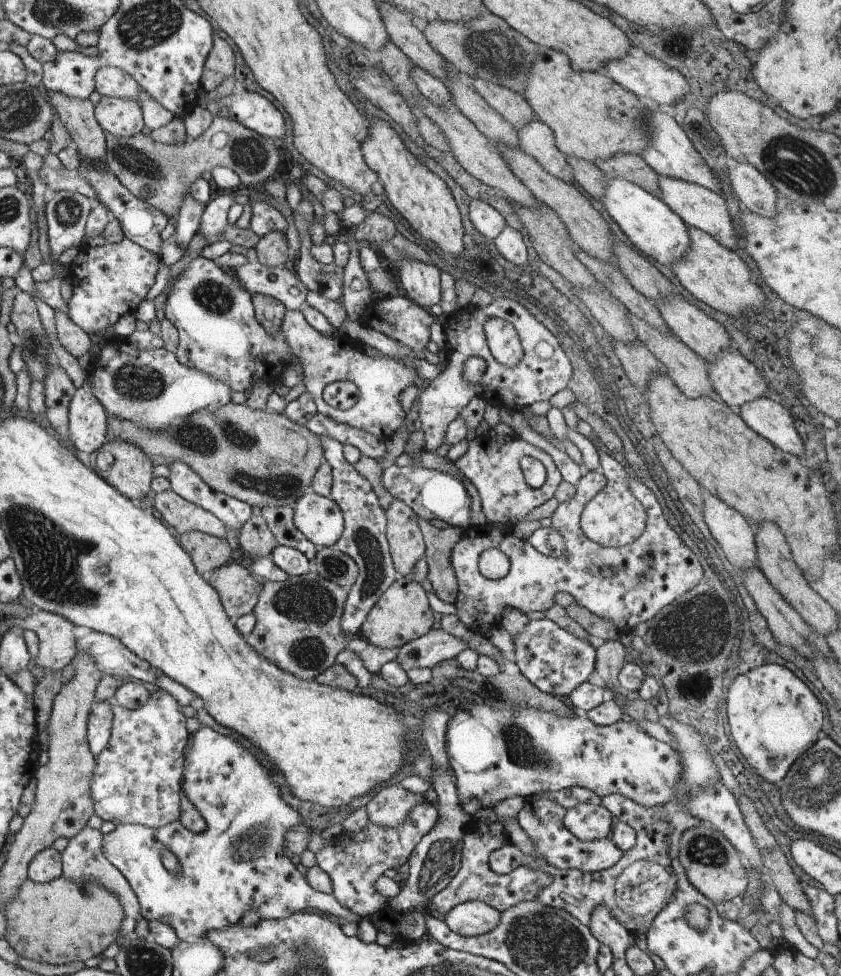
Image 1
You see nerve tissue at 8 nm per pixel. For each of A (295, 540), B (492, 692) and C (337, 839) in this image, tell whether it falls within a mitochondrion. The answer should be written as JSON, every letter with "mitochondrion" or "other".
{"A":"other","B":"mitochondrion","C":"other"}

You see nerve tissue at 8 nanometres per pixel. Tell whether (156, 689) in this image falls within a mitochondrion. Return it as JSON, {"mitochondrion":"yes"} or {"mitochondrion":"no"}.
{"mitochondrion":"no"}

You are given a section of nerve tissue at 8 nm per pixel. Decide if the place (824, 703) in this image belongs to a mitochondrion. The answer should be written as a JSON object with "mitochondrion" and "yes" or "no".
{"mitochondrion":"no"}

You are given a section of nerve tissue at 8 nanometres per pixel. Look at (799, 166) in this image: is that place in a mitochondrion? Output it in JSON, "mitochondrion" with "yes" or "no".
{"mitochondrion":"yes"}

